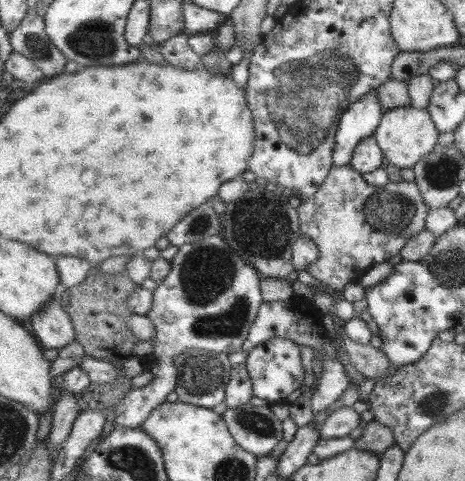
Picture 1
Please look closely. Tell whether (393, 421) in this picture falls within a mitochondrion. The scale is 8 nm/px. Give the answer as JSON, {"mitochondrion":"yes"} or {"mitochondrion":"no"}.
{"mitochondrion":"no"}

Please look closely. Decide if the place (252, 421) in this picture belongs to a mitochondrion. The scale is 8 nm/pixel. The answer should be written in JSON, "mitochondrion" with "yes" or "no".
{"mitochondrion":"yes"}

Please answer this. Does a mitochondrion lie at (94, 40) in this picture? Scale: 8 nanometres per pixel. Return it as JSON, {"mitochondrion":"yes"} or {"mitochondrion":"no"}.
{"mitochondrion":"yes"}

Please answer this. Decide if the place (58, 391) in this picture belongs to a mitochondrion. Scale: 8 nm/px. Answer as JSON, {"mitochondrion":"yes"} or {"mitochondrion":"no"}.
{"mitochondrion":"no"}

